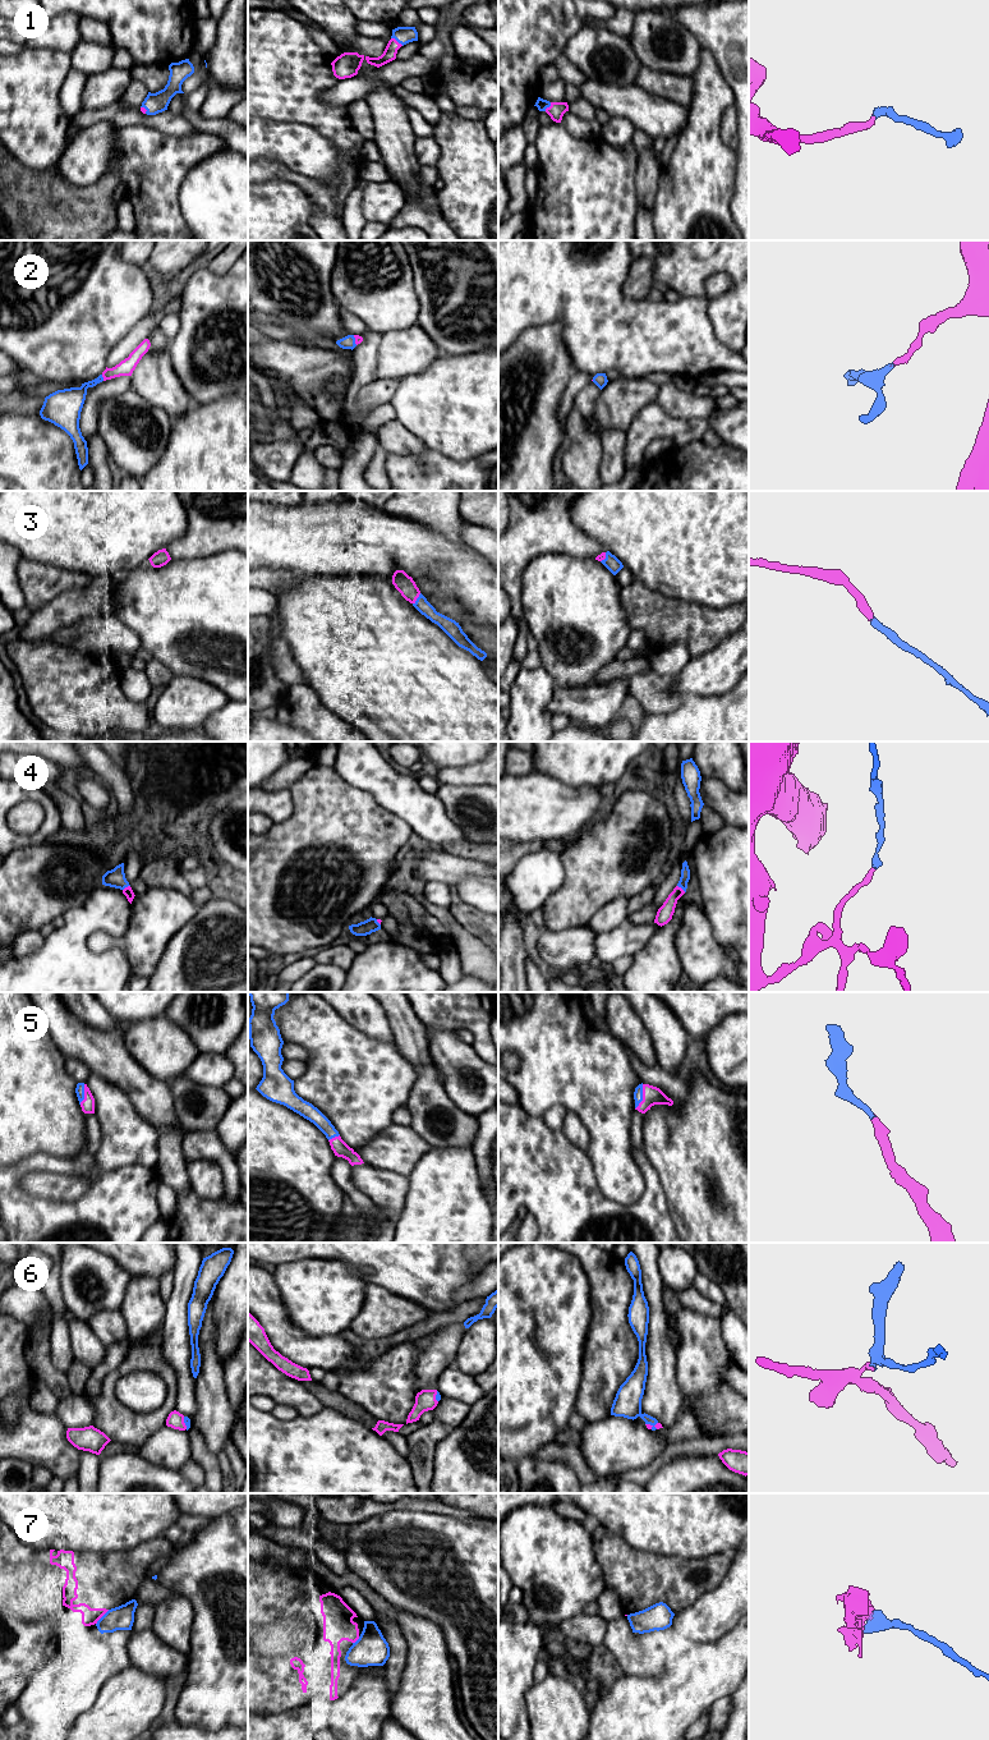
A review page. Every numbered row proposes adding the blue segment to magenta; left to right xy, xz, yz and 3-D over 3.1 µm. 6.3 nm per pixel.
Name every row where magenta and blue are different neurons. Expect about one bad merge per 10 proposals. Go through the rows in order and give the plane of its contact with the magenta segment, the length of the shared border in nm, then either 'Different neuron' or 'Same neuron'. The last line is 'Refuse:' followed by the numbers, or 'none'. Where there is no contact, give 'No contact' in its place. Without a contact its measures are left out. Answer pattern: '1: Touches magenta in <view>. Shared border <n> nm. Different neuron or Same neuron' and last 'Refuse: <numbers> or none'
1: Touches magenta in xz. Shared border 90 nm. Same neuron
2: Touches magenta in xy. Shared border 40 nm. Same neuron
3: Touches magenta in xz. Shared border 90 nm. Same neuron
4: Touches magenta in yz. Shared border 70 nm. Same neuron
5: Touches magenta in yz. Shared border 170 nm. Same neuron
6: Touches magenta in yz. Shared border 90 nm. Same neuron
7: Touches magenta in xy. Shared border 130 nm. Different neuron
Refuse: 7

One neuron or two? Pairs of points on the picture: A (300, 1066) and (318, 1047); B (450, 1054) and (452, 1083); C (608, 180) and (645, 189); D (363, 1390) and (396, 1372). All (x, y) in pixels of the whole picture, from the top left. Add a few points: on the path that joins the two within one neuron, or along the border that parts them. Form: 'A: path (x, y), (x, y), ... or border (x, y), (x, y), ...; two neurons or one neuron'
A: border (306, 1061), (306, 1071), (294, 1080); two neurons
B: path (452, 1061), (452, 1075); one neuron
C: border (639, 157), (635, 171), (638, 205); two neurons
D: path (371, 1386), (382, 1386), (389, 1380); one neuron

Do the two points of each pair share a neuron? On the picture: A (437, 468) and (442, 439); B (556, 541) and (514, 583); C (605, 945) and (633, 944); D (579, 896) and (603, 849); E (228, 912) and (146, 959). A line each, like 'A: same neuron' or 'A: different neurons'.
A: different neurons
B: same neuron
C: same neuron
D: same neuron
E: different neurons

